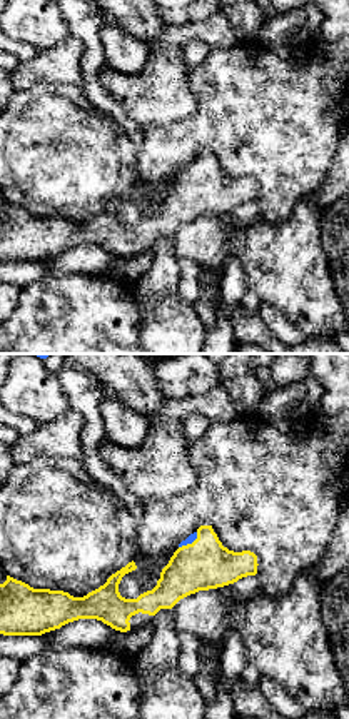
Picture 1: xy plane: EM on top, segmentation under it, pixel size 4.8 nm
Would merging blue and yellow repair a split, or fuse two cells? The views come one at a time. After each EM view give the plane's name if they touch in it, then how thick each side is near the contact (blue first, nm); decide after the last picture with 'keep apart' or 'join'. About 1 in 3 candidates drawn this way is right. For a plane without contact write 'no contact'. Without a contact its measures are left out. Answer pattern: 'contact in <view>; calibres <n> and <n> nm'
contact in xy; calibres 40 and 240 nm

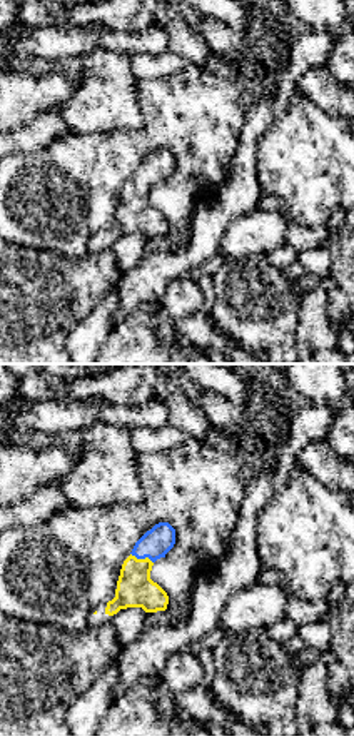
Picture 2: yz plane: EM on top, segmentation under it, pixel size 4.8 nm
contact in yz; calibres 140 and 180 nm

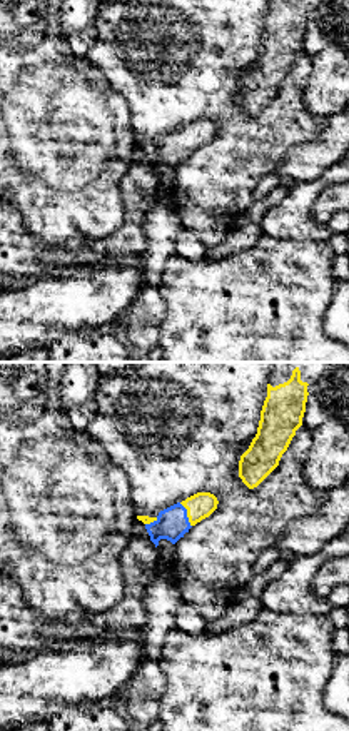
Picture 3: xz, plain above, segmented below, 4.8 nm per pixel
contact in xz; calibres 160 and 130 nm

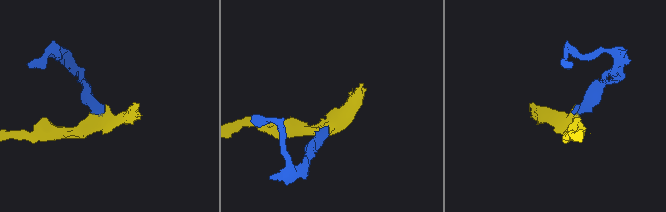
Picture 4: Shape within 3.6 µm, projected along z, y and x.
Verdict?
join

